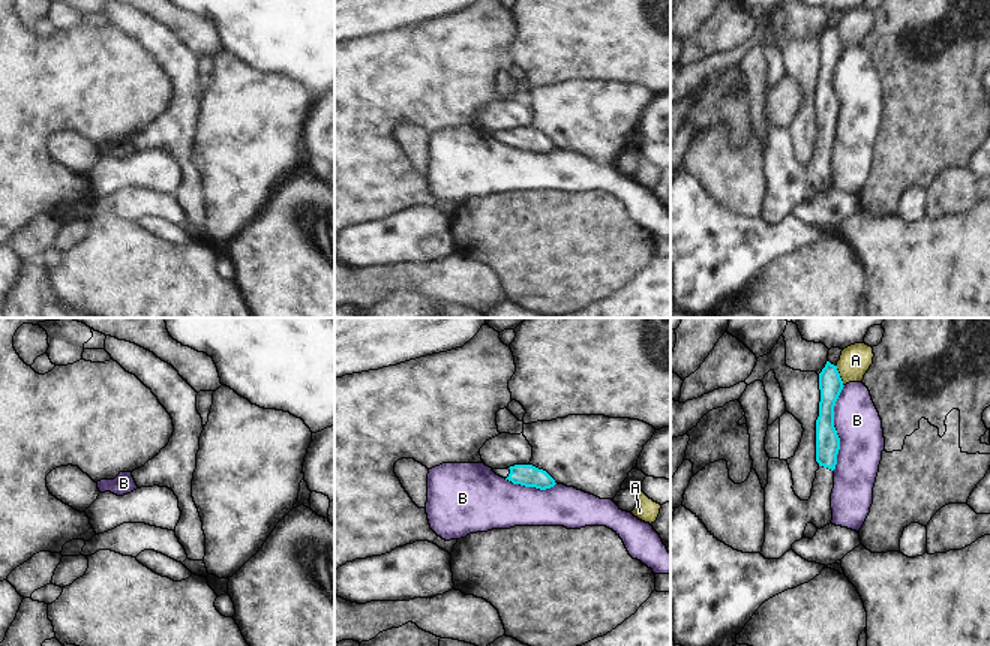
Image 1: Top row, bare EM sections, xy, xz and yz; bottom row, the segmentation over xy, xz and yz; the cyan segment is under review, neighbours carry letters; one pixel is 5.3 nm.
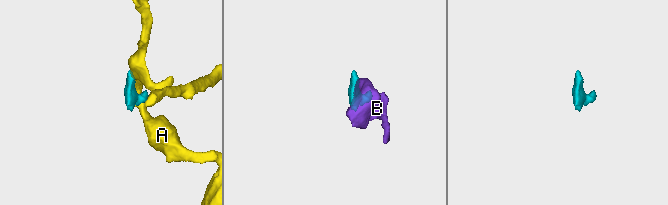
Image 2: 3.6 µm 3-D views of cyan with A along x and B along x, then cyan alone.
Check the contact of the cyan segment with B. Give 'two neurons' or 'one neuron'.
two neurons

